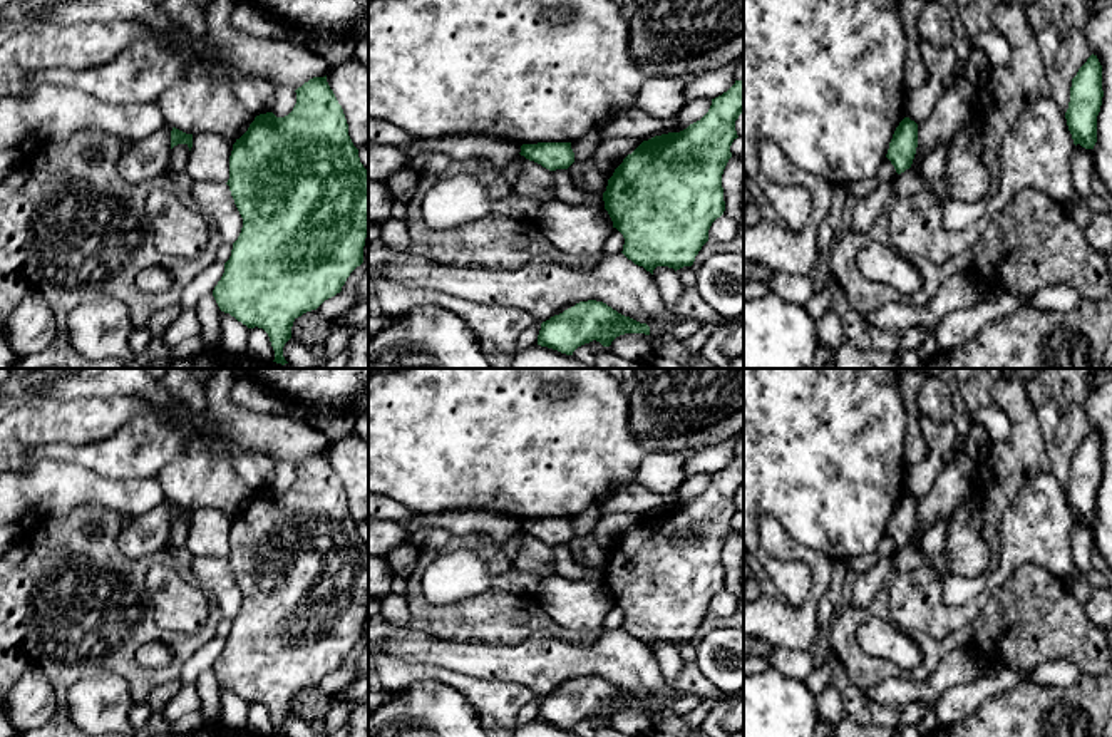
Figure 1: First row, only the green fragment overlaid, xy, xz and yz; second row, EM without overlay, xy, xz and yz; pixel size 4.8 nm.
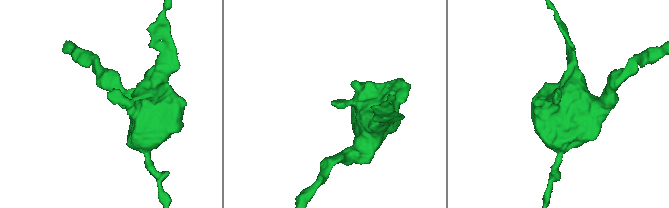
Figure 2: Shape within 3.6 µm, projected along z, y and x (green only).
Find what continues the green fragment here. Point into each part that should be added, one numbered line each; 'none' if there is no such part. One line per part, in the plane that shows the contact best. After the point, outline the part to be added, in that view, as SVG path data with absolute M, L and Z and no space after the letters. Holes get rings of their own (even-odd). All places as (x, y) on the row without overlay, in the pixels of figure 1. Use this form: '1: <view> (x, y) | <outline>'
none

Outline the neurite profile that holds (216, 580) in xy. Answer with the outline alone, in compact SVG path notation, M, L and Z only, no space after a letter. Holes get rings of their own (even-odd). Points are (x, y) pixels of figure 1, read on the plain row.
M194 556L191 571L203 593L218 605L223 618L234 618L243 603L243 593L234 580L229 561L216 556Z

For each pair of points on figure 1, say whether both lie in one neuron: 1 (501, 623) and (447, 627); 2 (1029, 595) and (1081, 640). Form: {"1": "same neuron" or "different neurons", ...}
{"1": "same neuron", "2": "same neuron"}

